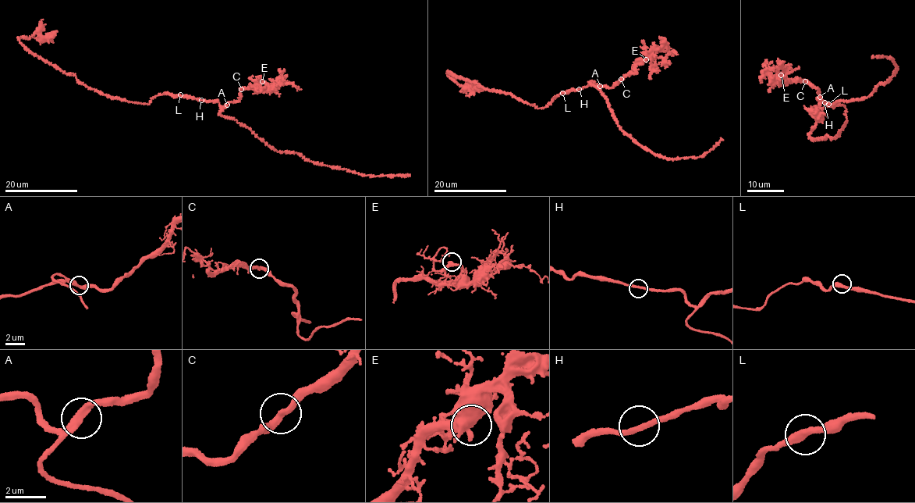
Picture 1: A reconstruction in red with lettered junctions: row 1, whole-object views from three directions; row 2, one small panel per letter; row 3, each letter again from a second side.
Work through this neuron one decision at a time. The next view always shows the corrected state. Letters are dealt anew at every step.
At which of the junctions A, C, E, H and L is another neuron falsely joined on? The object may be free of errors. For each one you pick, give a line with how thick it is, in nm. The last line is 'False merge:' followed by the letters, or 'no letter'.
False merge: no letter

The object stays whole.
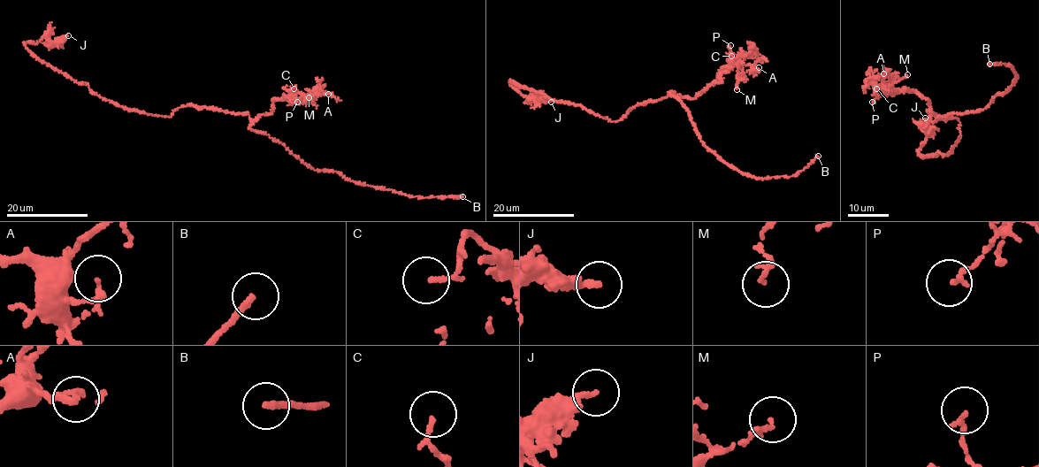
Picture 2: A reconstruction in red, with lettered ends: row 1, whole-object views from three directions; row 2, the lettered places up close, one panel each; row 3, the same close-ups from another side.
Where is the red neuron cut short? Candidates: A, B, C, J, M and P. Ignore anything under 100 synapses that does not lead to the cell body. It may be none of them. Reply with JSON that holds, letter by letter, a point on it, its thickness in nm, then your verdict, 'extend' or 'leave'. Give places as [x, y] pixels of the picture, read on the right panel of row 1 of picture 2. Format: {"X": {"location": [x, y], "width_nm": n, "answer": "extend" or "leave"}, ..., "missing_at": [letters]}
{"A": {"location": [883, 73], "width_nm": 200, "answer": "leave"}, "B": {"location": [989, 64], "width_nm": 200, "answer": "extend"}, "C": {"location": [876, 88], "width_nm": 150, "answer": "leave"}, "J": {"location": [925, 118], "width_nm": 200, "answer": "leave"}, "M": {"location": [907, 74], "width_nm": 160, "answer": "leave"}, "P": {"location": [872, 102], "width_nm": 130, "answer": "leave"}, "missing_at": ["B"]}

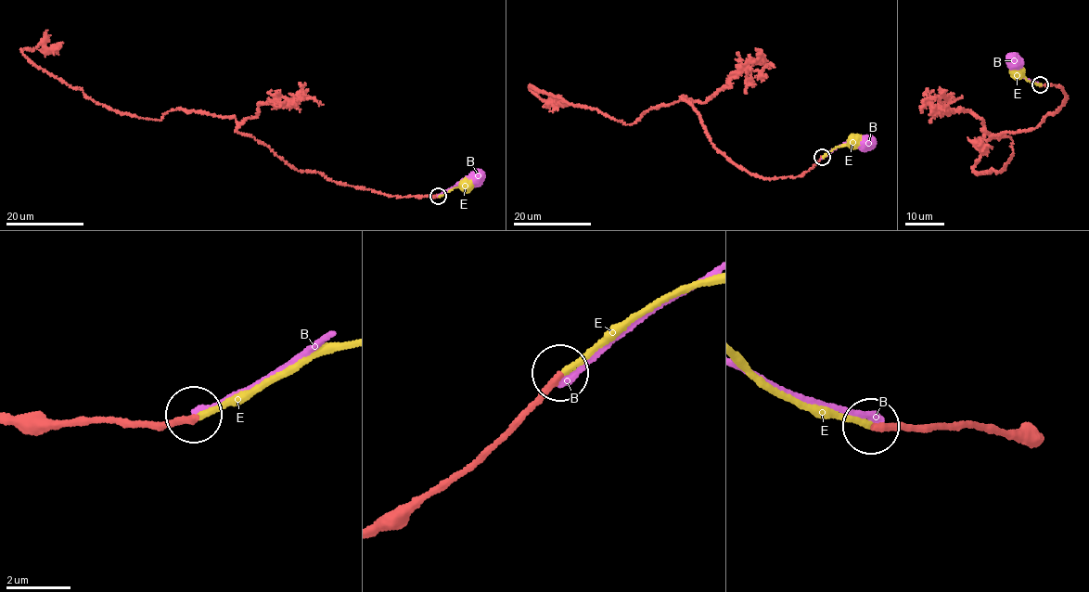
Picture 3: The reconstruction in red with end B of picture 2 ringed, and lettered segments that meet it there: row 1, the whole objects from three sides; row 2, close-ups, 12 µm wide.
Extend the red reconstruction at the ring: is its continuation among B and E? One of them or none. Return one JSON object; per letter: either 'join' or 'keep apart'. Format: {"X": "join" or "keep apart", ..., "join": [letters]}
{"B": "keep apart", "E": "join", "join": ["E"]}

